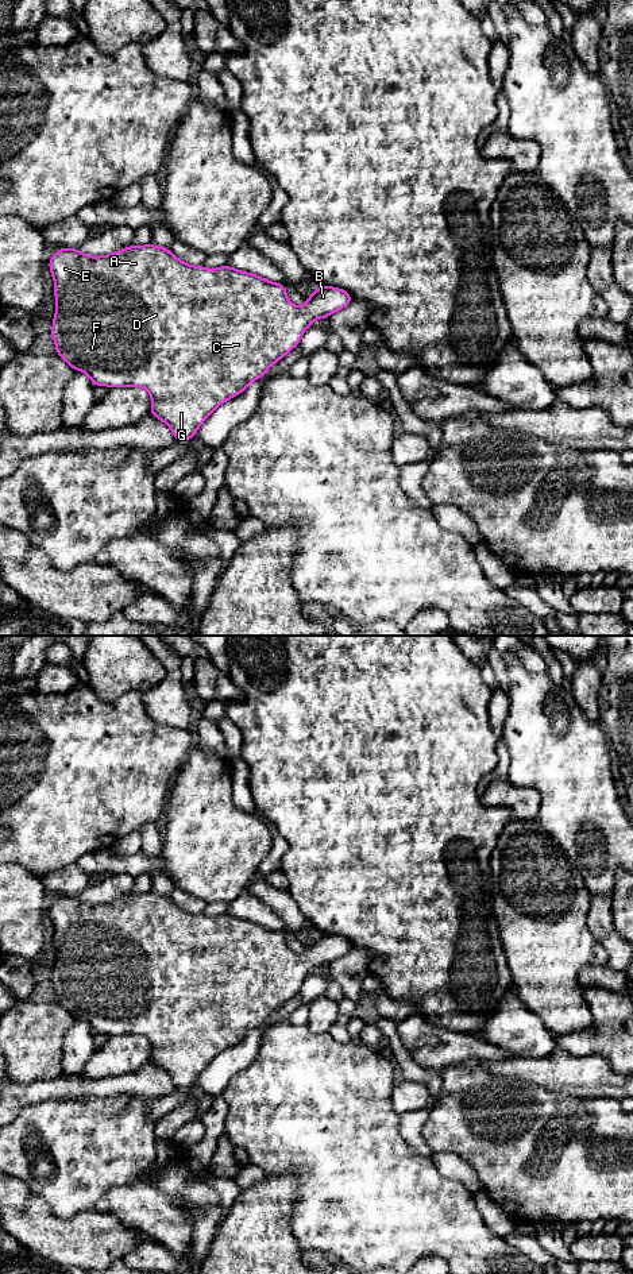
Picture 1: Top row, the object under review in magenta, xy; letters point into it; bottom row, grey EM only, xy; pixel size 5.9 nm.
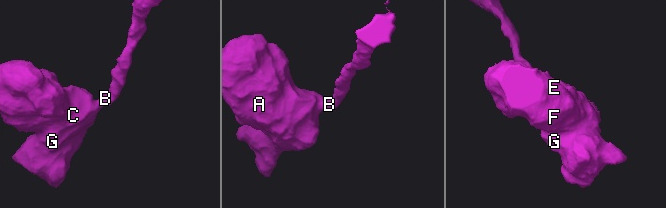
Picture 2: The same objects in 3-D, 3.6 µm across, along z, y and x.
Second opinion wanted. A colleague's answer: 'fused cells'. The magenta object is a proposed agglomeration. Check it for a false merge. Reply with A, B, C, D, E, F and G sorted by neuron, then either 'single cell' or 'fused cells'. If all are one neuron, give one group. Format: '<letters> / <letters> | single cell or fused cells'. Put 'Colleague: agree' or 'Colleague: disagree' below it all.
A B C D E F G | single cell
Colleague: disagree

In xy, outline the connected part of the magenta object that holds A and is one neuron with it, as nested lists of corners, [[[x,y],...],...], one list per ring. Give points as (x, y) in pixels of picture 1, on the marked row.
[[[153,243],[147,246],[128,246],[113,254],[89,256],[78,248],[63,248],[49,258],[49,269],[54,278],[54,297],[57,310],[53,317],[51,337],[57,355],[62,358],[73,370],[85,372],[93,386],[108,387],[144,387],[151,395],[150,414],[169,425],[175,440],[192,440],[202,422],[225,401],[244,393],[254,381],[263,378],[267,370],[286,354],[296,348],[304,332],[314,320],[327,318],[352,302],[352,296],[333,286],[314,287],[312,296],[302,306],[293,305],[286,294],[286,285],[262,278],[260,275],[233,269],[228,265],[215,270],[204,266],[192,266],[180,260],[170,248],[158,247]]]

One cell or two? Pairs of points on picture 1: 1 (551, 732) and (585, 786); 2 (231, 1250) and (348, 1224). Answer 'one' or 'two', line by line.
1: one
2: two

